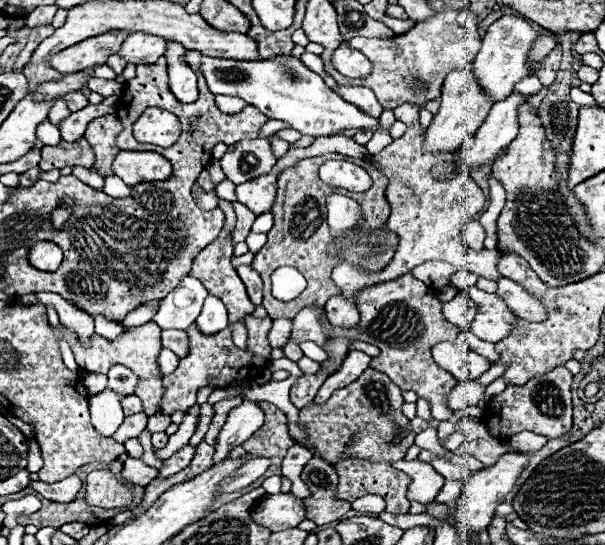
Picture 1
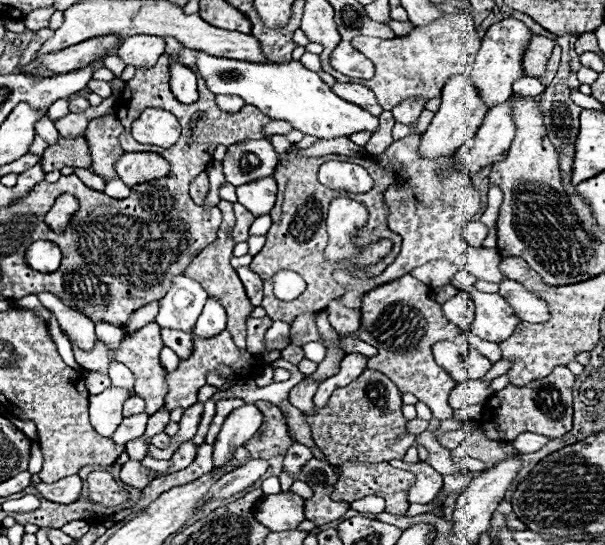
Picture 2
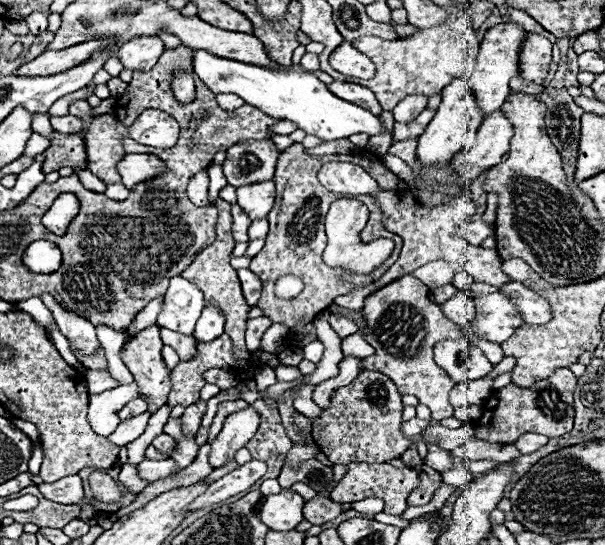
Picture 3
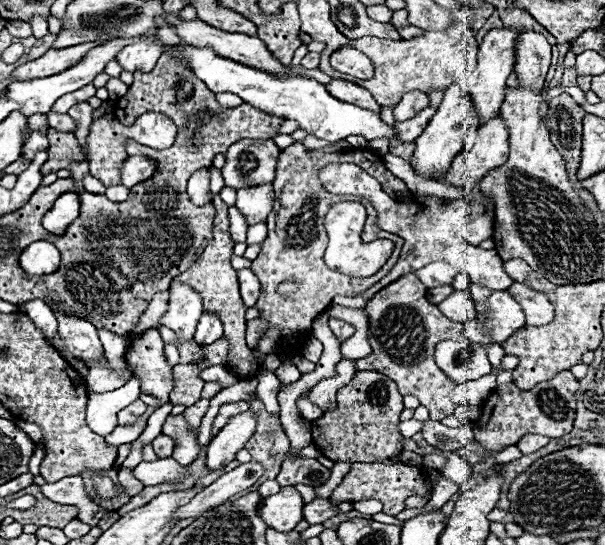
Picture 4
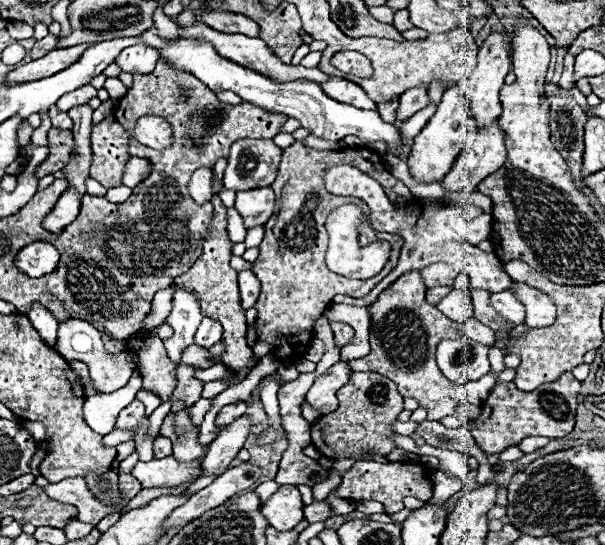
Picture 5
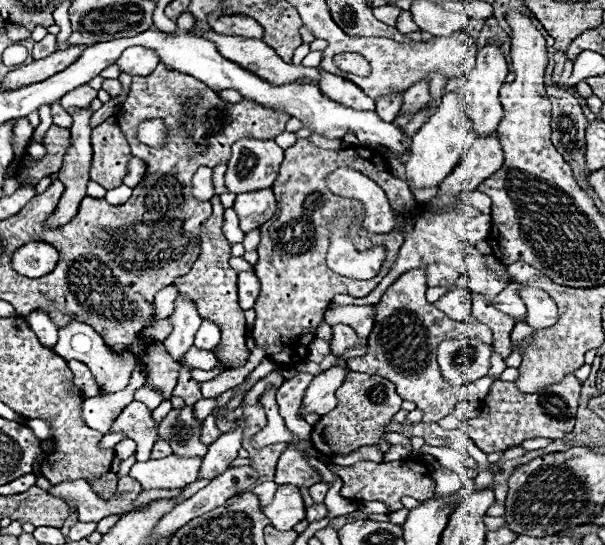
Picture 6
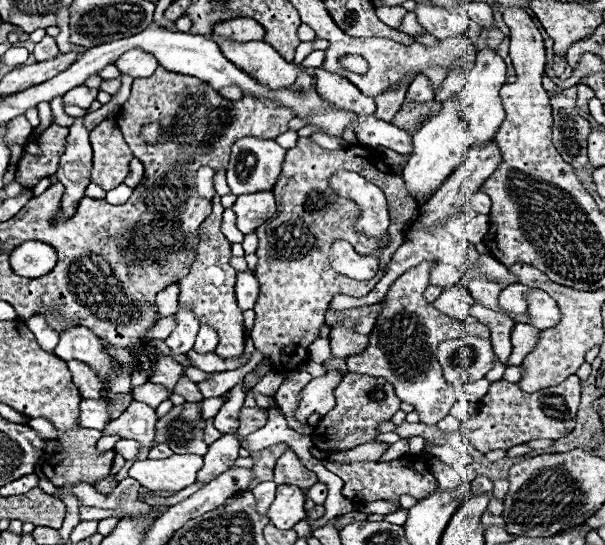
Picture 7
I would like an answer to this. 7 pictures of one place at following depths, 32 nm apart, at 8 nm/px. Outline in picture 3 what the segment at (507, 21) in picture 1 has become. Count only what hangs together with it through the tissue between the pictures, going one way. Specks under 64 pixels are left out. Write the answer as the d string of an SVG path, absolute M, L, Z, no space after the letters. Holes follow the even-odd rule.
M498 24L486 32L486 36L480 44L480 52L476 56L476 68L468 78L468 86L476 94L476 100L480 102L480 110L482 110L484 118L488 118L488 114L492 114L492 110L496 110L504 104L504 100L510 92L508 80L512 76L518 76L518 52L520 52L524 34L526 34L524 28L518 24Z

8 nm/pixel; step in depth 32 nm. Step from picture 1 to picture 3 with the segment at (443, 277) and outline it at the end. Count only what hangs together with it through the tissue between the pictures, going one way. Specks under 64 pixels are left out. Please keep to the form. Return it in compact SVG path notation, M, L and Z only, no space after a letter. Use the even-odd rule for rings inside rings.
M436 260L436 262L428 262L420 268L416 268L412 274L416 274L430 290L434 290L438 286L450 284L456 274L456 268L444 260Z

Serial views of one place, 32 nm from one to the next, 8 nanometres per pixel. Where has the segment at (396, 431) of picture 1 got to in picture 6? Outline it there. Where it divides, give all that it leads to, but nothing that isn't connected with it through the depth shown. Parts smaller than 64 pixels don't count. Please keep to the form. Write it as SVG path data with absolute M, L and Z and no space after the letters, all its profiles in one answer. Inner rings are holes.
M348 372L346 380L338 388L338 406L322 416L312 430L312 444L326 456L348 454L366 444L380 444L382 452L388 452L390 444L382 440L384 424L392 422L394 414L400 410L402 398L396 394L392 382L382 376L370 376L360 372Z

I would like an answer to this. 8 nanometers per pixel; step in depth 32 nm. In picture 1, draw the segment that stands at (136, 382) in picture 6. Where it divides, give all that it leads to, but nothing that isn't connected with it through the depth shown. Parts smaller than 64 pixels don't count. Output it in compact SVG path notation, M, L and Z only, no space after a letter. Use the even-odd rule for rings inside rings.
M104 390L96 396L90 396L92 424L102 436L112 436L122 424L124 420L122 404L120 404L122 398L124 398L122 394L112 392L112 390Z

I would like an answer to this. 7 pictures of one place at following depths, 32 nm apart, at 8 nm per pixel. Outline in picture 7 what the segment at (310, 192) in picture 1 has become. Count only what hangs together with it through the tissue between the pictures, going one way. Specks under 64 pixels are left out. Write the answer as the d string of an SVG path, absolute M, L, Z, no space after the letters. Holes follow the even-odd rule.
M298 138L298 144L286 152L286 160L282 164L282 176L274 186L274 194L278 200L278 214L272 222L262 224L256 230L258 236L258 266L254 270L260 282L260 296L256 300L256 324L250 330L250 338L254 340L256 350L262 354L262 362L244 378L248 388L256 386L262 376L256 374L262 366L272 366L276 372L296 370L308 360L308 346L318 338L322 328L324 312L330 306L330 300L336 294L346 296L366 296L372 286L378 282L378 276L368 282L358 282L352 278L344 278L330 266L330 248L338 234L346 234L344 220L344 198L332 196L330 178L340 172L350 170L372 184L376 184L388 200L388 210L392 224L388 228L390 244L382 250L380 266L384 268L392 254L402 246L404 234L402 230L418 218L418 204L408 198L404 180L398 174L392 174L376 150L366 146L348 146L344 150L324 150L312 142L312 138Z

